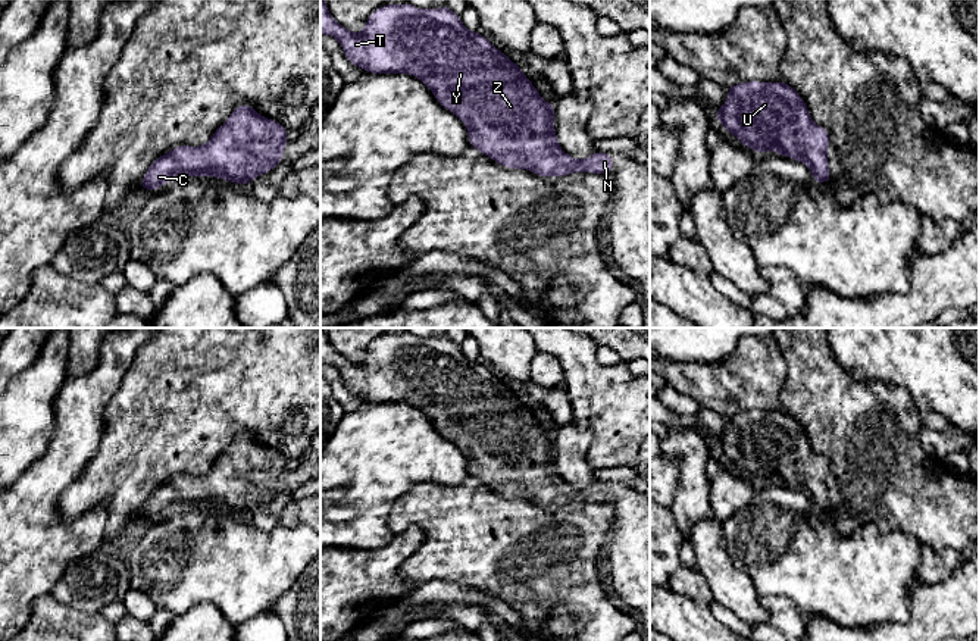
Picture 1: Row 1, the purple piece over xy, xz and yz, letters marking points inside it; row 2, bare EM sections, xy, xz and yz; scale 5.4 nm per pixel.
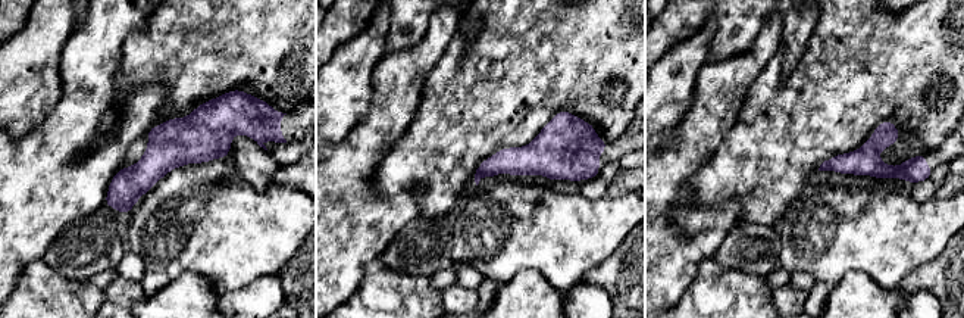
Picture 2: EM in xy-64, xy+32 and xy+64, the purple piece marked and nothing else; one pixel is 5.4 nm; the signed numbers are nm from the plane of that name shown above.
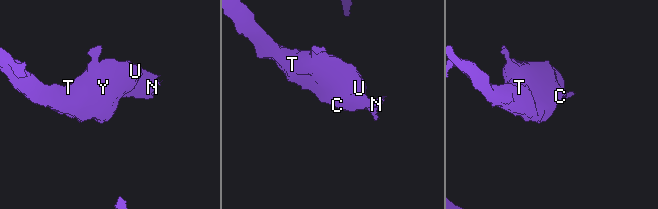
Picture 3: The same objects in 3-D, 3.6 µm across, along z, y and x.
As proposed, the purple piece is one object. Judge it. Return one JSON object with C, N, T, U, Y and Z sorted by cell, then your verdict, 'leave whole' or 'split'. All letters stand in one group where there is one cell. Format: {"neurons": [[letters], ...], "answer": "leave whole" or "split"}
{"neurons": [["C", "N", "T", "U", "Y", "Z"]], "answer": "leave whole"}

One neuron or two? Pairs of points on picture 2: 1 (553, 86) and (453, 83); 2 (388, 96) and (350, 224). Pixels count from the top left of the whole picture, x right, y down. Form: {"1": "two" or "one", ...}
{"1": "one", "2": "one"}

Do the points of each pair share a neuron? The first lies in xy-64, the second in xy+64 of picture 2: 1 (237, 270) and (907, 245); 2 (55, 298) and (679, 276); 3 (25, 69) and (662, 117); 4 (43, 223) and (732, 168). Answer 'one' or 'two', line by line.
1: one
2: two
3: one
4: two

